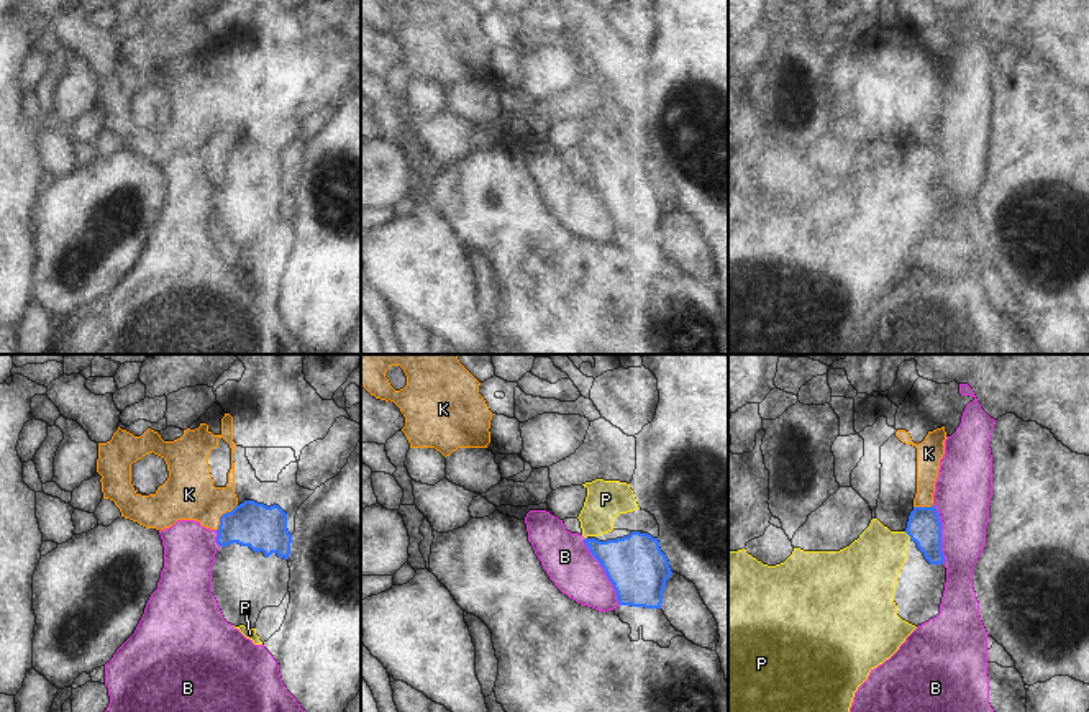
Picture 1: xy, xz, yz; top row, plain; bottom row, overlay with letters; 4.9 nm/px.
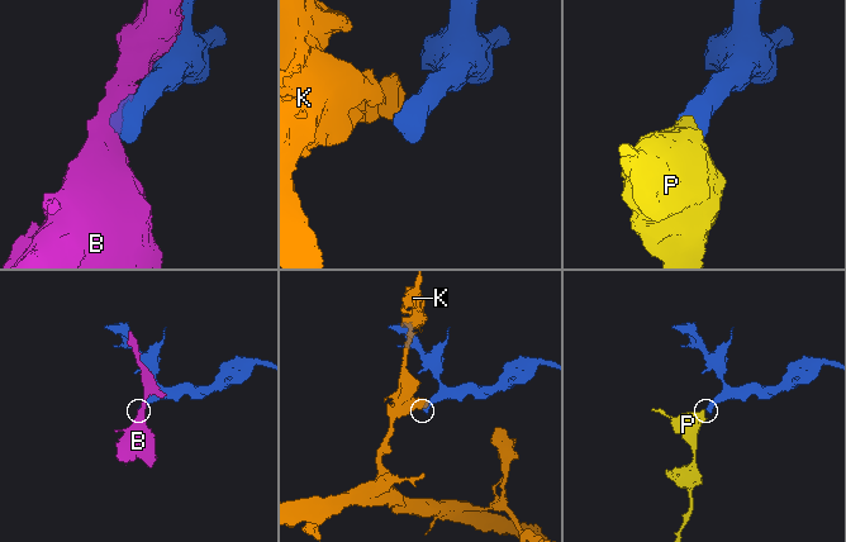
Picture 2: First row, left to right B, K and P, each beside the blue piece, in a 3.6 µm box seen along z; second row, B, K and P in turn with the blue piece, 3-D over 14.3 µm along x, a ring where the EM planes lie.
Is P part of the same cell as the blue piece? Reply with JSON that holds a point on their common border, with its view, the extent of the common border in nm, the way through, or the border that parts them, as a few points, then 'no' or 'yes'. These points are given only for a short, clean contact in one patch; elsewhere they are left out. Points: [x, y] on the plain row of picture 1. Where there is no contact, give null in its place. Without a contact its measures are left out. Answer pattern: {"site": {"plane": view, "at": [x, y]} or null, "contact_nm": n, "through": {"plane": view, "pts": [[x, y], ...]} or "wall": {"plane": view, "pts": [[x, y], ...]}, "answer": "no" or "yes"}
{"site": {"plane": "yz", "at": [907, 166]}, "contact_nm": 50, "through": {"plane": "yz", "pts": [[924, 159], [907, 166], [870, 199]]}, "answer": "yes"}

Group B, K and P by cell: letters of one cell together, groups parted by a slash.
B / K / P

